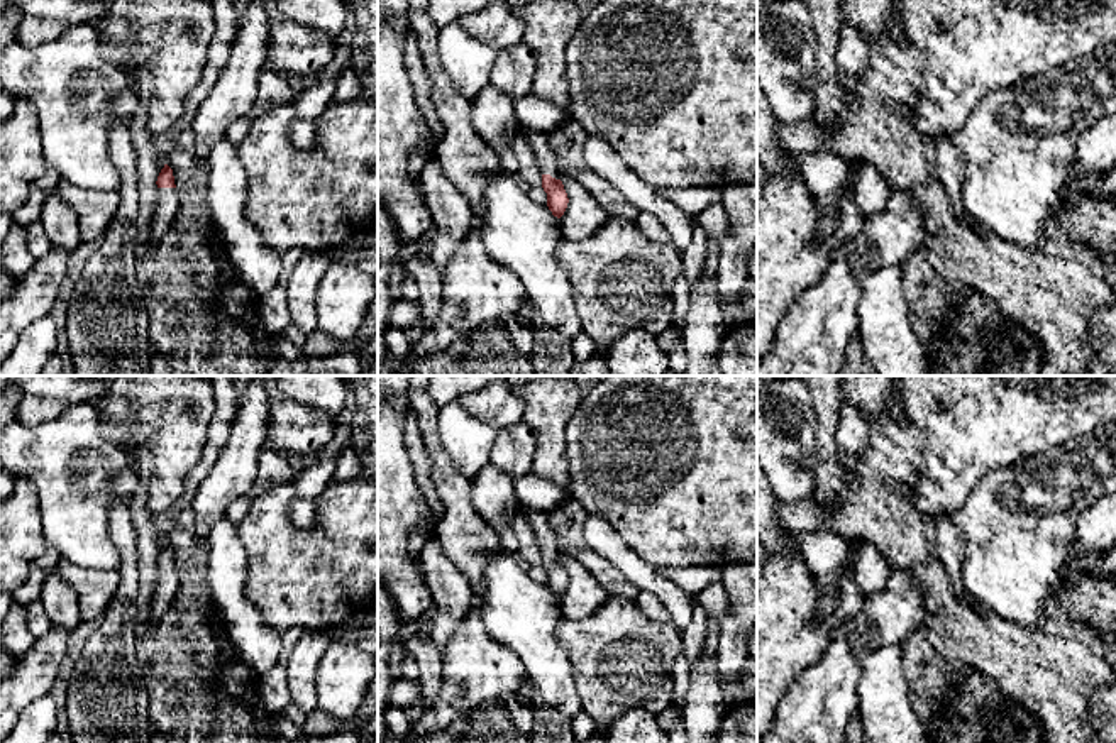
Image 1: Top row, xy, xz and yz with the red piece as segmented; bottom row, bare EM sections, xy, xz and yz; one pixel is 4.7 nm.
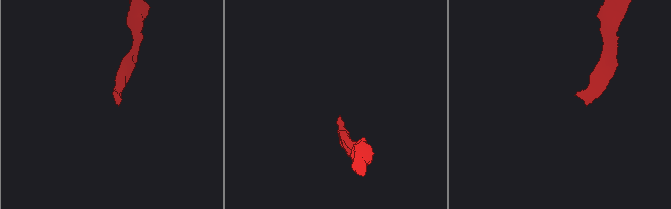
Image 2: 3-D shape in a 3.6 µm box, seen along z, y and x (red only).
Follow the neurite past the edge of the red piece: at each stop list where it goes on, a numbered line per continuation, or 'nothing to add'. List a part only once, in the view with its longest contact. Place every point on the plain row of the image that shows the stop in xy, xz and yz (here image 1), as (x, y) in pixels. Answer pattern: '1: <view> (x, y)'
1: xy (168, 579)

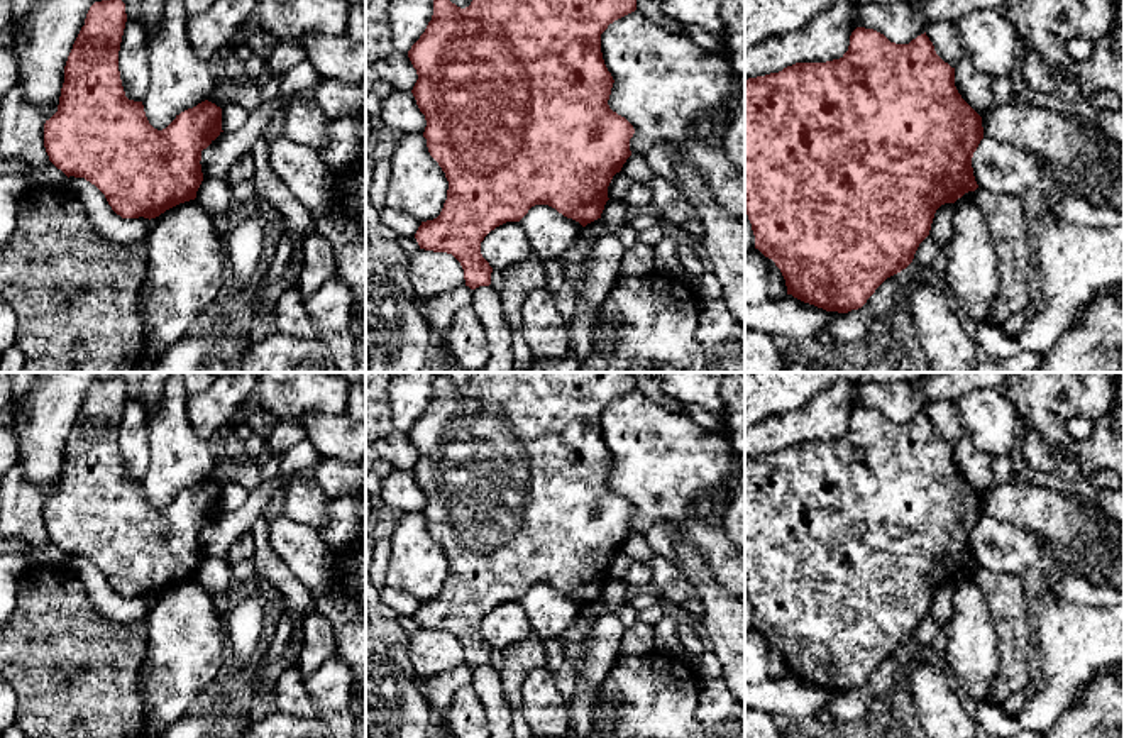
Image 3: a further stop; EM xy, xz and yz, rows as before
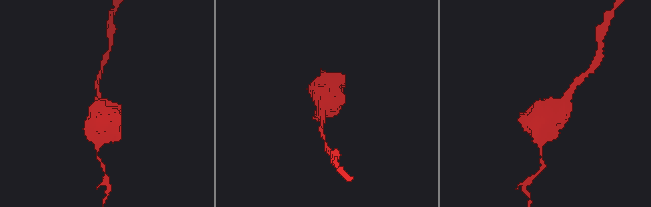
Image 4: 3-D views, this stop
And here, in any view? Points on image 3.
nothing to add

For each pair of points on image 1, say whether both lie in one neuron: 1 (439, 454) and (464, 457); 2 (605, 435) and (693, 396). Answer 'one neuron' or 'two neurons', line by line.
1: two neurons
2: one neuron

